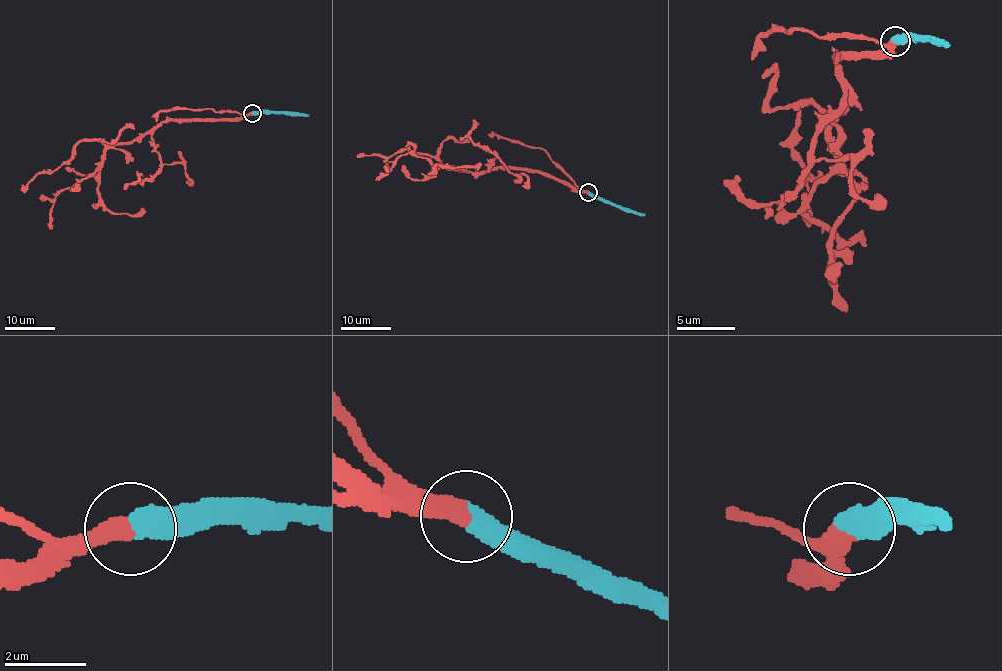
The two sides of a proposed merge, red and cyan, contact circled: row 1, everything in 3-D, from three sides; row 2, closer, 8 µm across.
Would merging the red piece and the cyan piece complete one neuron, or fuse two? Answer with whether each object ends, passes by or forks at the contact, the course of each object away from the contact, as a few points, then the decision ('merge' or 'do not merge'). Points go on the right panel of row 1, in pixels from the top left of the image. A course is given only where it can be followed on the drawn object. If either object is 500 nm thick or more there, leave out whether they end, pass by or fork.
course red (896, 42), (884, 53), (840, 53), (837, 165), (802, 208), (837, 241), (828, 284), (846, 311); course cyan (896, 42), (940, 39), (948, 45); merge

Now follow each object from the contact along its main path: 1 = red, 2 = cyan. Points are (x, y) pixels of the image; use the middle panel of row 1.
1: (588, 193), (537, 172), (449, 170), (408, 153), (389, 168), (387, 164), (386, 172)
2: (588, 193), (644, 215)

